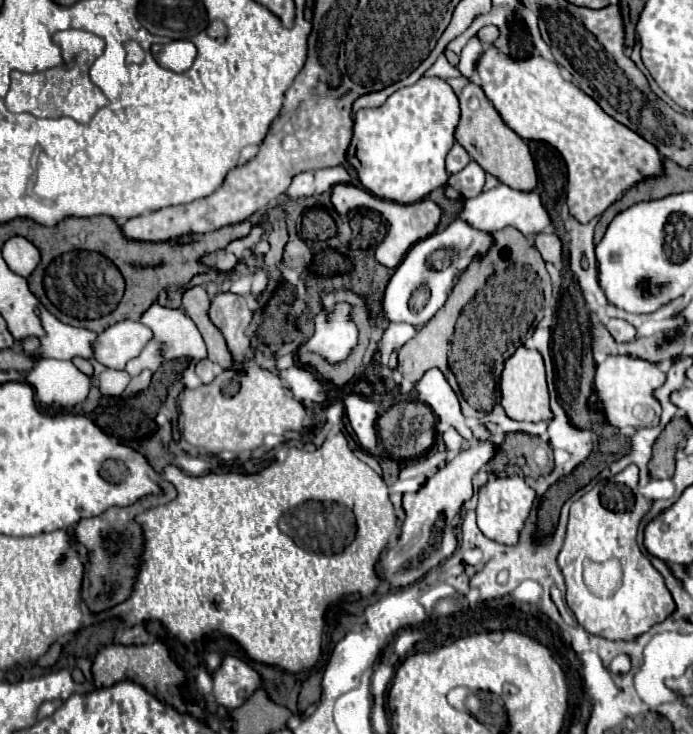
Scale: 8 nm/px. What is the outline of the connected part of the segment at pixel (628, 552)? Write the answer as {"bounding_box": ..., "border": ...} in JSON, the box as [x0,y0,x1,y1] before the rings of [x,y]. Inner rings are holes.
{"bounding_box":[557,466,675,640],"border":[[[629,466],[623,472],[619,472],[615,478],[611,478],[613,484],[627,486],[633,494],[633,508],[625,510],[607,510],[601,504],[599,498],[599,486],[595,486],[591,492],[583,494],[579,500],[571,504],[569,524],[563,548],[557,556],[559,568],[565,576],[567,586],[567,604],[571,612],[575,614],[577,622],[603,638],[609,640],[631,640],[641,636],[649,630],[649,620],[655,616],[663,616],[665,620],[673,610],[675,602],[663,582],[663,576],[651,566],[651,562],[641,554],[637,546],[637,528],[643,516],[649,512],[651,502],[639,492],[639,468]],[[609,558],[617,558],[621,562],[623,582],[609,598],[597,598],[583,582],[583,564],[585,560],[591,562],[607,562]]]}

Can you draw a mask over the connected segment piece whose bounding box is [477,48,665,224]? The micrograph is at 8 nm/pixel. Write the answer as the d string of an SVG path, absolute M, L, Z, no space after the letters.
M489 48L479 64L477 72L481 76L481 86L487 98L493 102L501 118L507 122L509 128L513 128L521 138L525 140L545 140L553 148L559 150L559 154L565 160L565 166L569 166L567 176L567 206L569 214L579 220L581 224L587 224L589 220L601 216L613 202L617 202L629 188L633 188L637 182L647 180L649 176L663 176L663 156L649 144L643 136L629 130L621 122L613 120L609 114L601 110L601 106L581 92L573 82L565 80L559 72L559 66L551 60L545 60L541 56L531 56L527 60L513 60L505 56L497 48Z

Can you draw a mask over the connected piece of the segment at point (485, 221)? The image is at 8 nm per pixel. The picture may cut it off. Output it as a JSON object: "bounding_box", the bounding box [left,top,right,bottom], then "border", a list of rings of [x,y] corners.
{"bounding_box":[457,184,551,242],"border":[[[497,184],[495,188],[491,188],[487,192],[481,192],[475,198],[465,200],[457,218],[465,220],[471,228],[485,230],[485,232],[499,230],[499,224],[507,224],[507,226],[517,228],[529,242],[533,242],[533,238],[537,234],[541,234],[545,228],[551,226],[549,212],[545,210],[537,192],[519,192],[519,190],[513,190],[505,184]]]}

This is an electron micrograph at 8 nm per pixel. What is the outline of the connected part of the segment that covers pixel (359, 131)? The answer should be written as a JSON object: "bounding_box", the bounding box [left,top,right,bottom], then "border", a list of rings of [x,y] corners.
{"bounding_box":[351,76,459,204],"border":[[[423,76],[411,86],[391,94],[379,108],[355,112],[351,148],[359,164],[351,164],[369,192],[397,204],[423,200],[435,188],[447,184],[445,156],[455,144],[459,104],[453,88],[441,78]]]}

